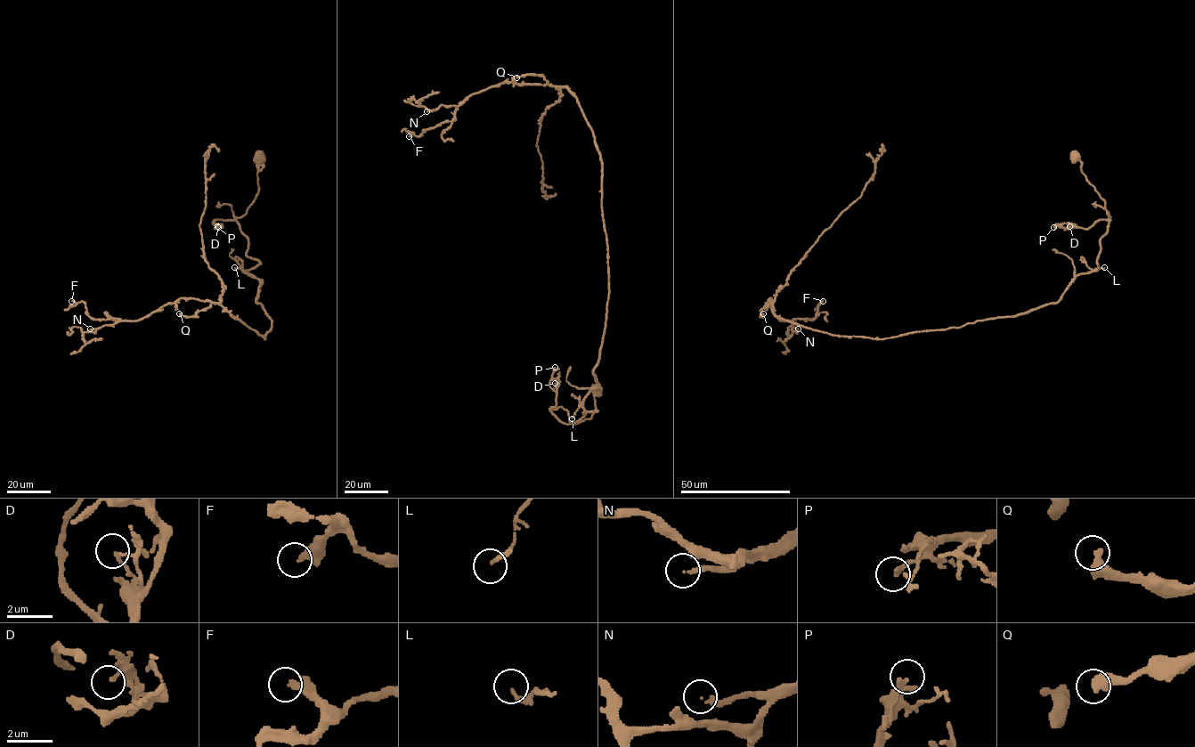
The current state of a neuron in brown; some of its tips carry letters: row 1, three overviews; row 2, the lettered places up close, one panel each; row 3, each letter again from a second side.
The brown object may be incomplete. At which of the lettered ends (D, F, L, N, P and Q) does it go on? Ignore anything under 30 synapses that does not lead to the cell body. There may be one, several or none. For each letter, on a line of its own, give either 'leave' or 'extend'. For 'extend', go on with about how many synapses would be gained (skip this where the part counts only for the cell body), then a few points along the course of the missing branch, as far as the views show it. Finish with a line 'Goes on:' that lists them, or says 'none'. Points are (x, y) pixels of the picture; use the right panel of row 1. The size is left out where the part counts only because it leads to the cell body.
D: leave
F: leave
L: leave
N: extend | 60 syn | (798, 328), (807, 327), (808, 316), (803, 320), (813, 325)
P: leave
Q: leave
Goes on: N

